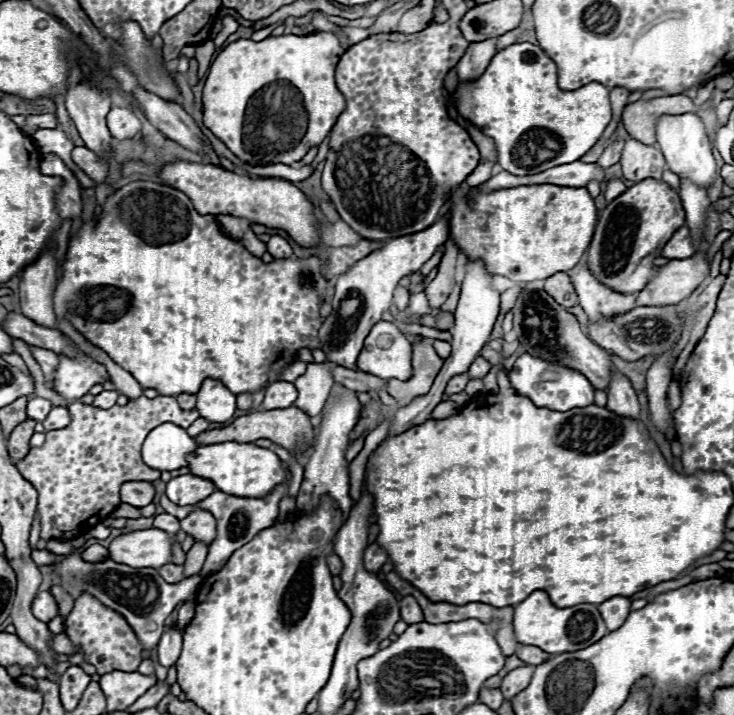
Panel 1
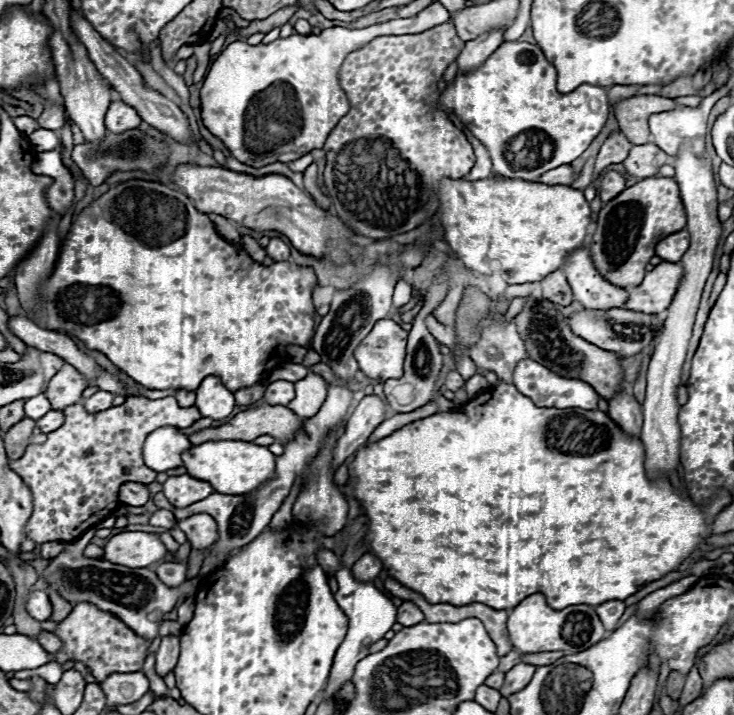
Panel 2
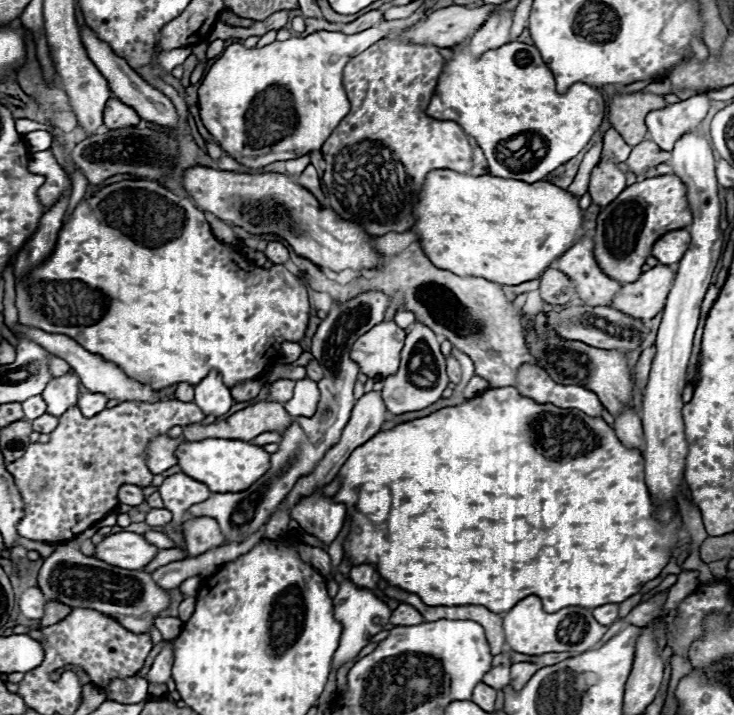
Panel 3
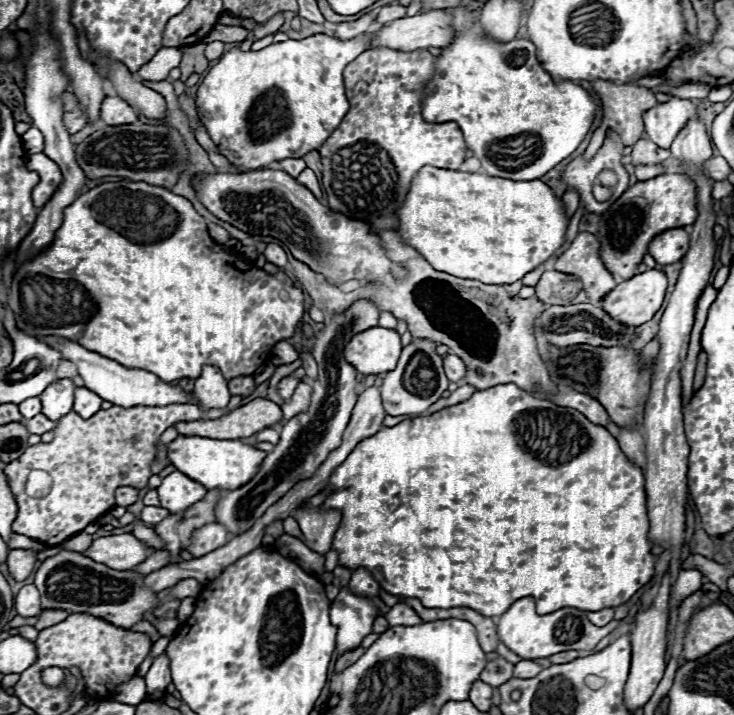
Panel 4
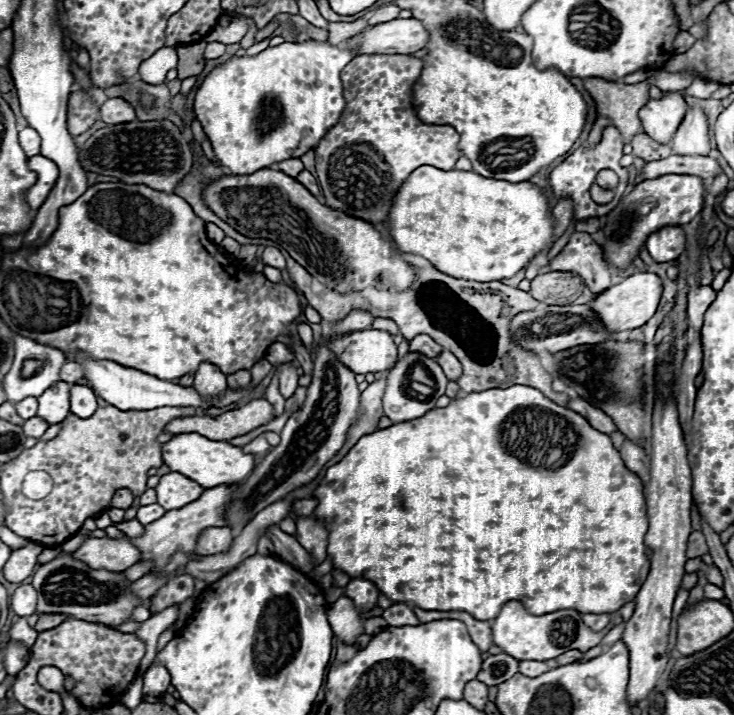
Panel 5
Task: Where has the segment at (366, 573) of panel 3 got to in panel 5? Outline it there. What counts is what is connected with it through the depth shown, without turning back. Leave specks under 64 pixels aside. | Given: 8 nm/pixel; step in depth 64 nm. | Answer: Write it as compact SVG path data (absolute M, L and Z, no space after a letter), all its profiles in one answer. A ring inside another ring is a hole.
M352 578L350 584L346 586L344 594L354 600L354 604L362 610L372 610L376 606L376 600L380 596L380 590L376 588L374 582L366 578Z

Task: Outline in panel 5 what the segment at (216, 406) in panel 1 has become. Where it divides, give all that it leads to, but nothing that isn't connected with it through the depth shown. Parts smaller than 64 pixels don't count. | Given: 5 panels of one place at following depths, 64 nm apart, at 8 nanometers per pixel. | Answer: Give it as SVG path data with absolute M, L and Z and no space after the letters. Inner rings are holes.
M202 362L198 372L194 374L194 390L204 398L204 400L214 400L214 396L220 396L222 392L228 390L226 386L226 374L222 374L214 364Z

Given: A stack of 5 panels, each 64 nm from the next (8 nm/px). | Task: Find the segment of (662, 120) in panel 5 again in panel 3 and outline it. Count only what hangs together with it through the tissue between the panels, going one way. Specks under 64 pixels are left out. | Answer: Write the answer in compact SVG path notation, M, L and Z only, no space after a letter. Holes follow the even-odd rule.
M706 94L692 96L688 100L682 100L678 104L670 104L662 110L654 110L646 116L648 134L650 140L656 142L662 150L670 152L678 138L682 138L686 132L694 132L702 126L702 120L708 114L712 98Z

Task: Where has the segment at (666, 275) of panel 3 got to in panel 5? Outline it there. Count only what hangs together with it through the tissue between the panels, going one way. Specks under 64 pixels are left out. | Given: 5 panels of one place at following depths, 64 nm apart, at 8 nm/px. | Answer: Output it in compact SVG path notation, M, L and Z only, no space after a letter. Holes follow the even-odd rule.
M640 272L640 274L624 278L620 284L598 294L590 302L590 306L592 306L594 312L598 312L598 316L602 318L602 322L606 324L606 328L610 332L622 332L622 330L632 330L632 328L644 326L654 316L654 312L660 304L660 298L662 298L660 276L652 274L652 272Z

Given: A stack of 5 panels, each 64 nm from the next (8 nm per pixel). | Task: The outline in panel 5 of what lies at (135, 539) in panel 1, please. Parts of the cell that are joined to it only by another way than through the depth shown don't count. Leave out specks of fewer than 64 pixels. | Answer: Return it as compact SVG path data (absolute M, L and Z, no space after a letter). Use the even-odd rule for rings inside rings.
M88 538L74 554L90 568L106 568L110 572L124 572L140 560L140 552L128 538Z

